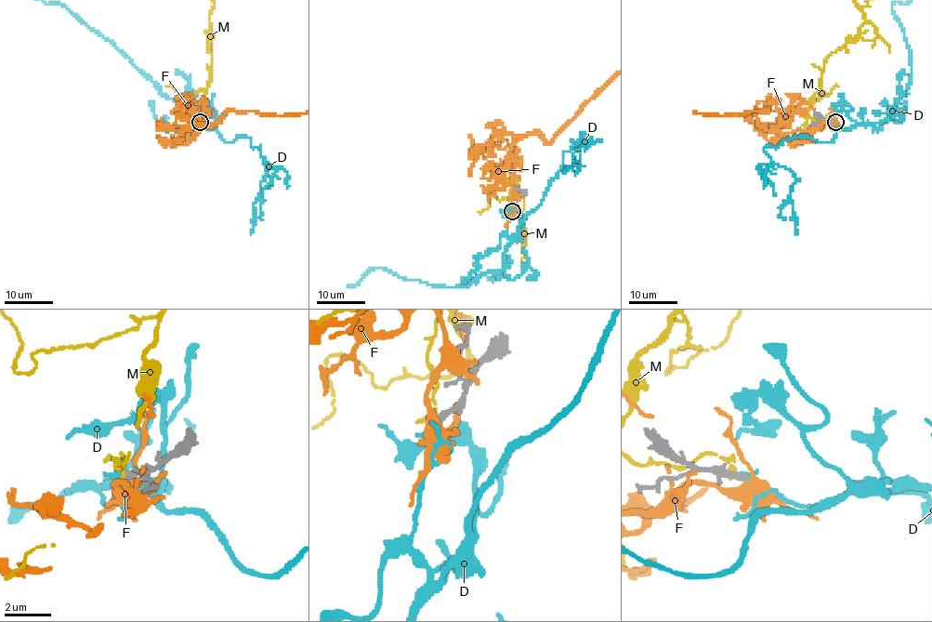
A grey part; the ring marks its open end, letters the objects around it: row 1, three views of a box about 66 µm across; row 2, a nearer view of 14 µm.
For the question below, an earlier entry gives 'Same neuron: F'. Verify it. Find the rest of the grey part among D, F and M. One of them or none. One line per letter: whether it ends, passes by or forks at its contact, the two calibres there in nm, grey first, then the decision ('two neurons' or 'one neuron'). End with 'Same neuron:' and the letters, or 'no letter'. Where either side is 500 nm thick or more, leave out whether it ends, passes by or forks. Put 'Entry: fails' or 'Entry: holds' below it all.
D: it ends; calibres 320 and 240 nm; two neurons
F: it forks; calibres 280 and 480 nm; two neurons
M: it passes by; calibres 360 and 100 nm; two neurons
Same neuron: no letter
Entry: fails

